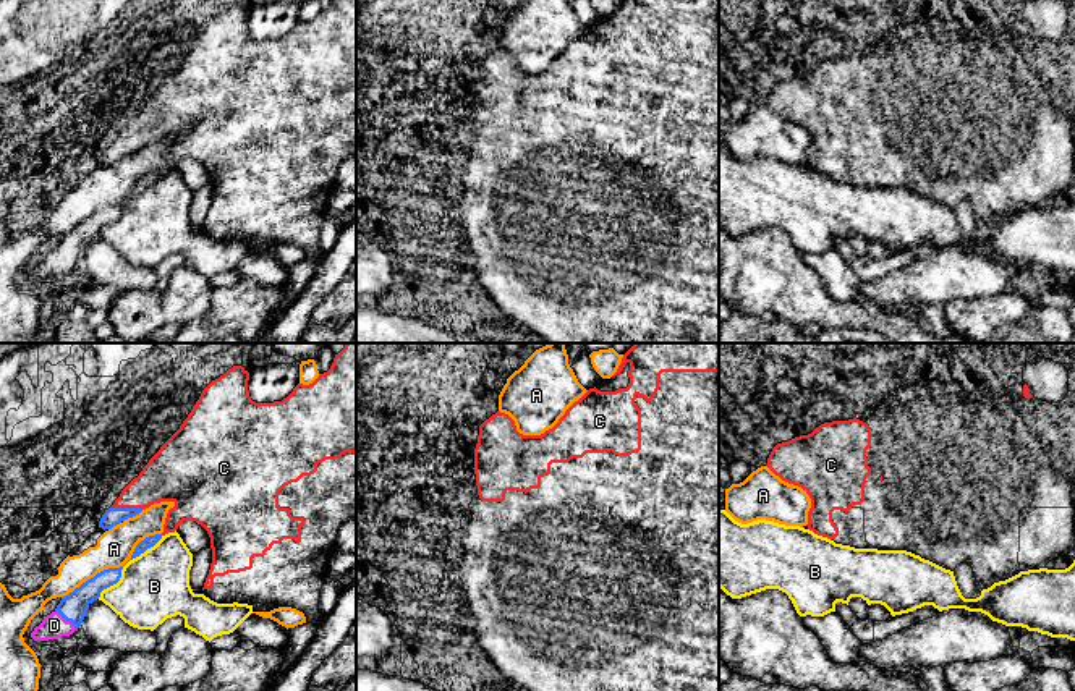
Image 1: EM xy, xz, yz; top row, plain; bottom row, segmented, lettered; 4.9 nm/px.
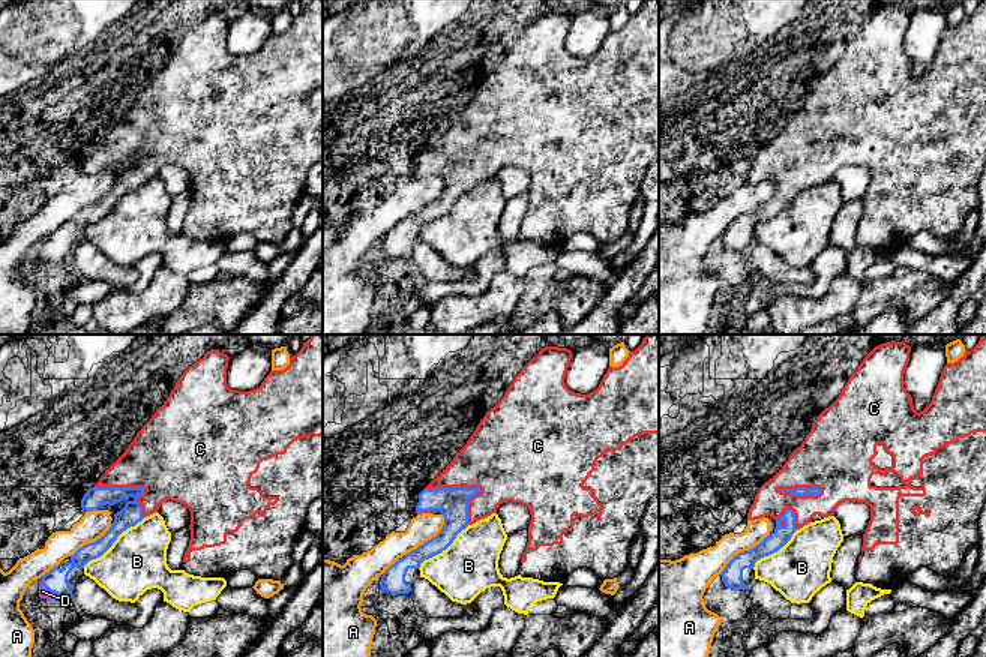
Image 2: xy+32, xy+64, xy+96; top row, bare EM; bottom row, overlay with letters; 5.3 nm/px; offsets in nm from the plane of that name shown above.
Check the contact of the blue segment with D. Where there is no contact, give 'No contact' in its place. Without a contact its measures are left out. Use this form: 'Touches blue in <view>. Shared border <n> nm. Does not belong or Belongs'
Touches blue in xy. Shared border 140 nm. Belongs

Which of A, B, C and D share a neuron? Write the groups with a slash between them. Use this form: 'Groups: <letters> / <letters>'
Groups: A / B / C D

